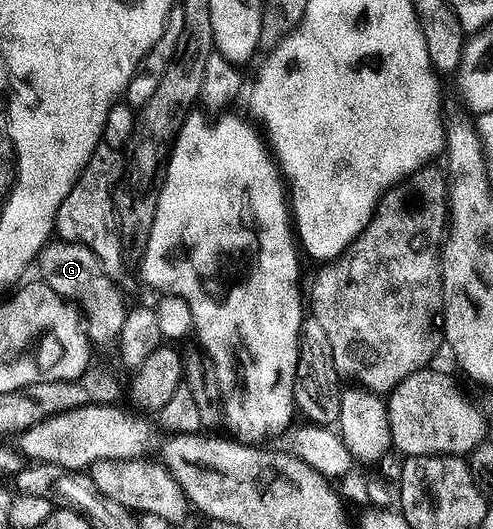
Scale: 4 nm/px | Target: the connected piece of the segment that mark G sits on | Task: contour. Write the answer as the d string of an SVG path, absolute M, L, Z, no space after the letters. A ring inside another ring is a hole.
M51 241L43 247L36 260L37 278L47 283L60 297L70 300L84 316L84 326L91 344L110 344L117 340L124 325L128 303L122 300L119 284L96 261L96 257L84 245L65 241Z

